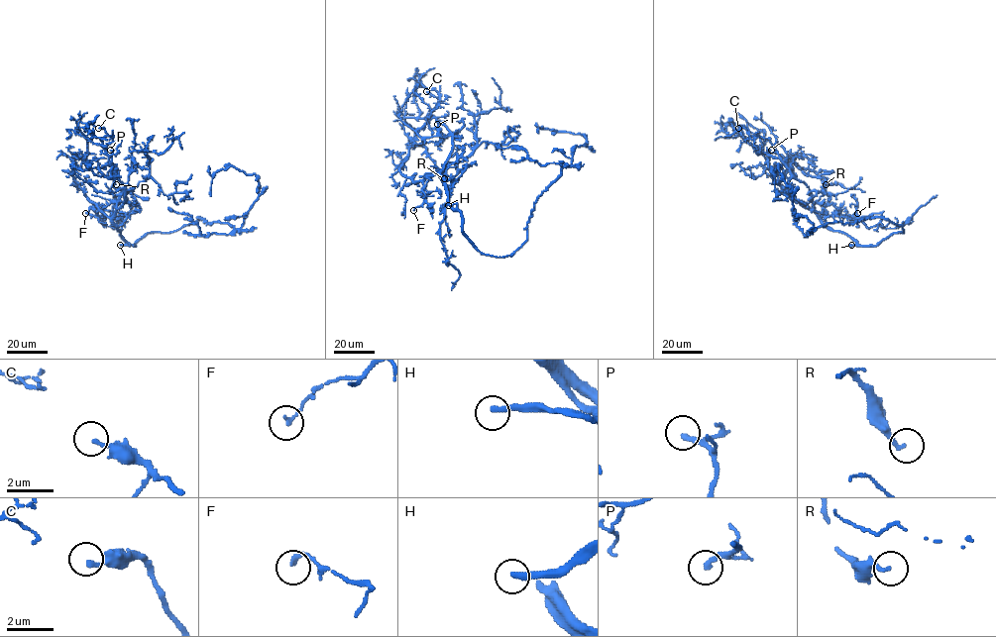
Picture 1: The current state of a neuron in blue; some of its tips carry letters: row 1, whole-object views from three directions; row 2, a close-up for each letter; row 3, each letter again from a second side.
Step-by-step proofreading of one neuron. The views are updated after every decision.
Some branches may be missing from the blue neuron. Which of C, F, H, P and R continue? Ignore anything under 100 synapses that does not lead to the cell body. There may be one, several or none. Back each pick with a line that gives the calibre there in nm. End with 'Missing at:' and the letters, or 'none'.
H: 240 nm
Missing at: H

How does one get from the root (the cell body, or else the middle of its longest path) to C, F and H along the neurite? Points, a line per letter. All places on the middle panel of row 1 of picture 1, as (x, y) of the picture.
C: (483, 254), (449, 202), (440, 171), (452, 134), (431, 114), (440, 99), (426, 91)
F: (483, 254), (462, 229), (462, 214), (449, 203), (445, 180), (438, 174), (425, 177), (425, 200), (413, 210)
H: (483, 254), (462, 229), (462, 216), (456, 209), (457, 203), (448, 205)

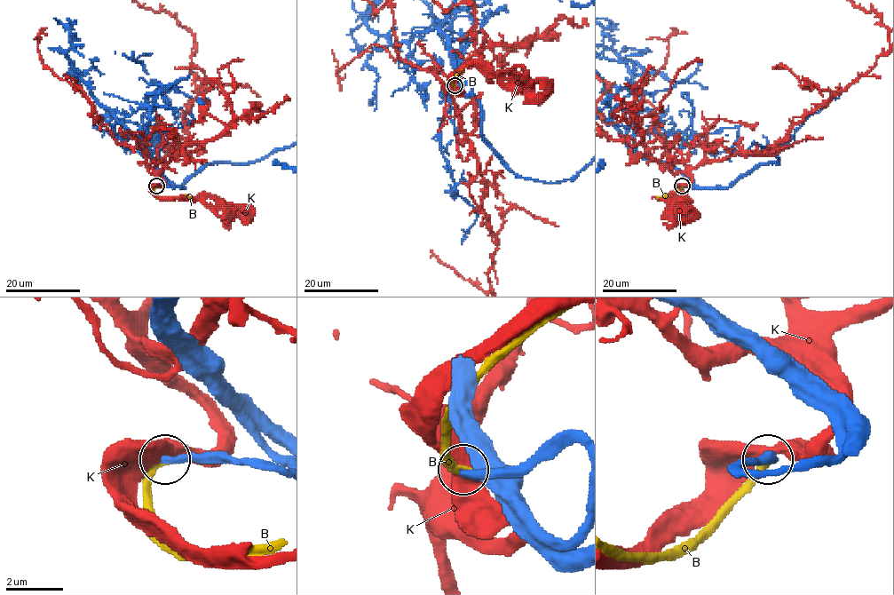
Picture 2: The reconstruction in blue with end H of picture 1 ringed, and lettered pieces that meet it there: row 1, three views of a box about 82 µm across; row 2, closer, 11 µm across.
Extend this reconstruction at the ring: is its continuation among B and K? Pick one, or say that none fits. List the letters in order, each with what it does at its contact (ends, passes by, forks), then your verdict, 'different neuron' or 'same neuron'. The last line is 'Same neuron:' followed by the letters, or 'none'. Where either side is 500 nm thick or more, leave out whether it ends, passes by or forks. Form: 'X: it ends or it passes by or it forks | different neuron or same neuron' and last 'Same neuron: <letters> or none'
B: it ends | same neuron
K: different neuron
Same neuron: B

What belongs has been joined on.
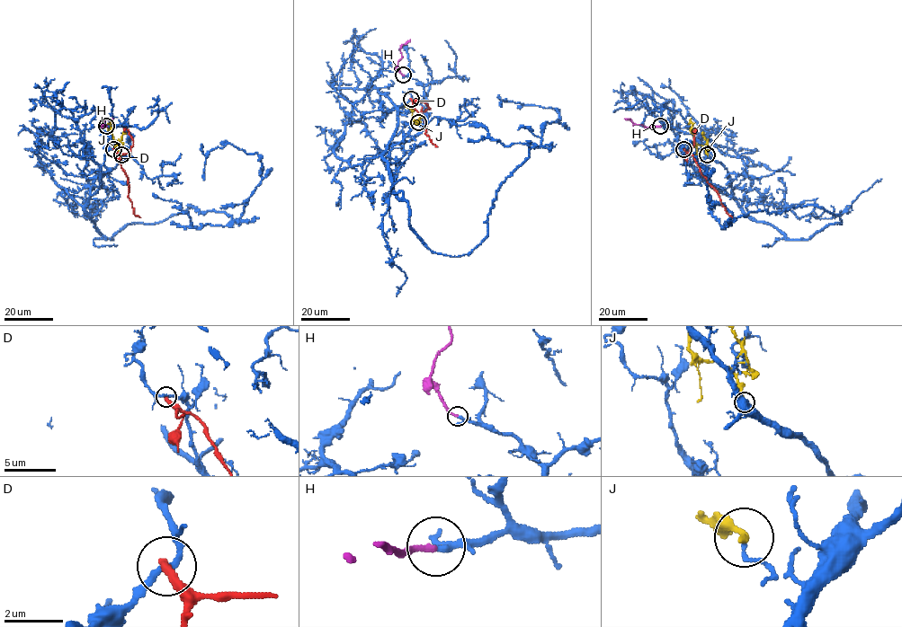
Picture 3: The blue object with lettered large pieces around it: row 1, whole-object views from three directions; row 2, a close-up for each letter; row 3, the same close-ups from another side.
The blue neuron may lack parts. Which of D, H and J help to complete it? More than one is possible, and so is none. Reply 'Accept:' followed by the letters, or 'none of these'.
Accept: H

